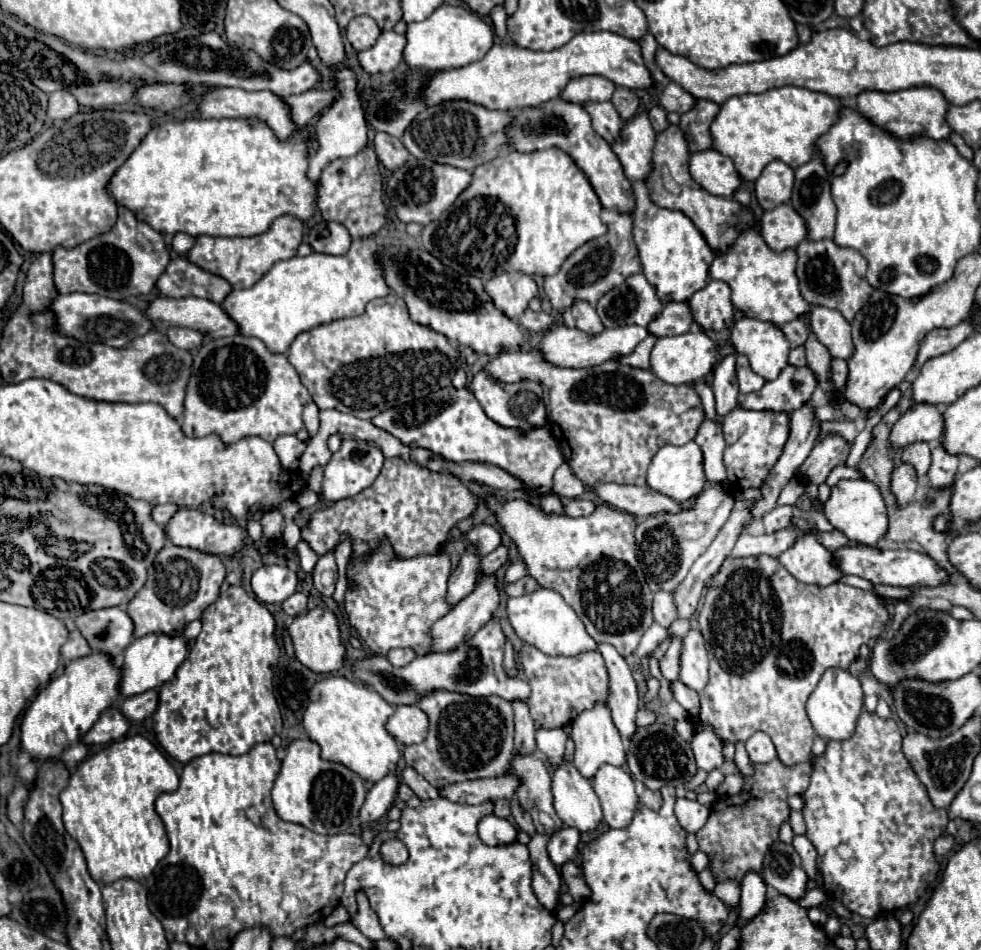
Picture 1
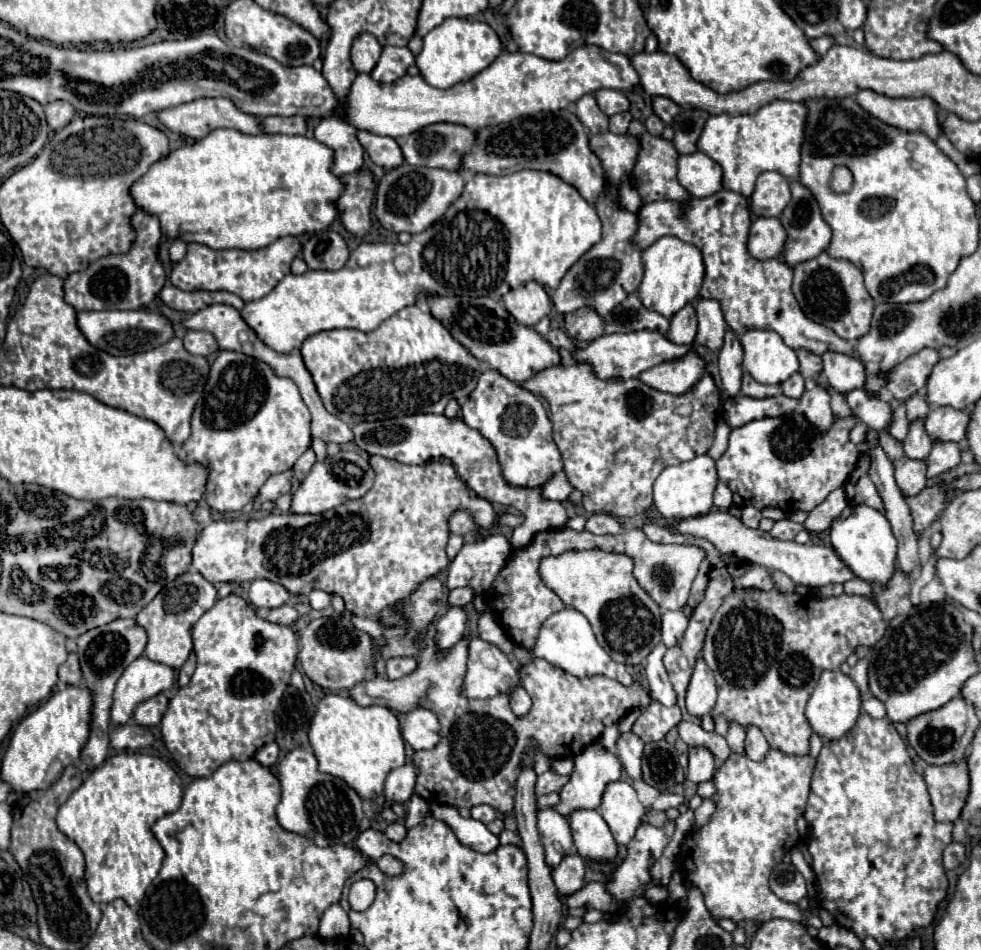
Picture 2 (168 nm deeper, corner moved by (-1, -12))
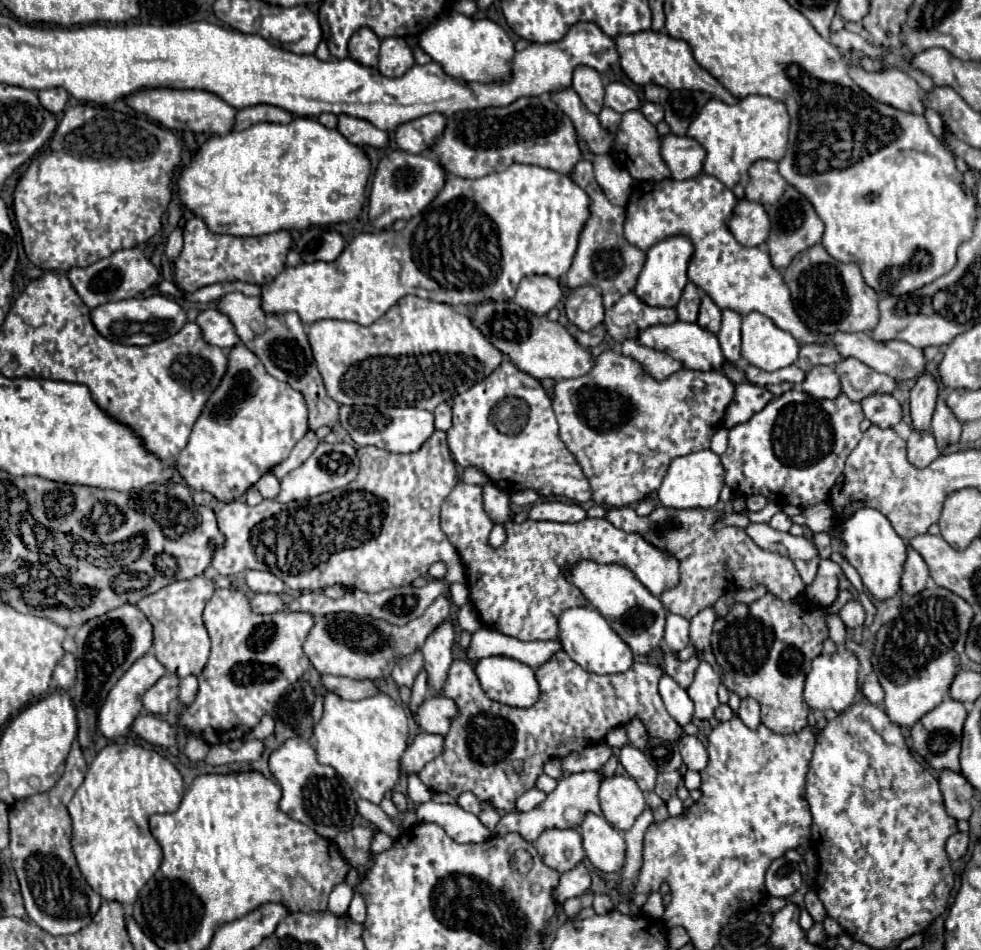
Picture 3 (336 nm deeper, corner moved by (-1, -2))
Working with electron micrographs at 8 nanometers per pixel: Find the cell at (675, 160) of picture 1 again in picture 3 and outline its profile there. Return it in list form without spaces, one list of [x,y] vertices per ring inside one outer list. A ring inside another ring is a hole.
[[[640,110],[626,112],[614,138],[614,152],[626,152],[626,170],[632,178],[660,182],[670,178],[670,170],[660,156],[656,128]]]

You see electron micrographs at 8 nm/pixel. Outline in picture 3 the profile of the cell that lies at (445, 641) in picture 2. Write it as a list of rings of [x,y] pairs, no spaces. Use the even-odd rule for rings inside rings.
[[[442,622],[424,642],[424,670],[428,674],[428,690],[432,694],[442,692],[444,682],[448,678],[448,668],[452,664],[452,644],[454,644],[454,628],[450,622]]]

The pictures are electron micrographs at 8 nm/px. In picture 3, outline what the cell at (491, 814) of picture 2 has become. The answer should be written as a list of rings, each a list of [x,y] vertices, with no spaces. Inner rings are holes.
[[[462,792],[458,798],[456,798],[456,804],[472,814],[478,814],[480,812],[480,800],[472,794],[472,792]]]

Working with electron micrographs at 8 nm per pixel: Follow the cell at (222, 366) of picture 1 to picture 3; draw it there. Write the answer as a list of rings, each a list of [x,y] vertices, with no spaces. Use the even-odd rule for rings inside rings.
[[[234,346],[228,352],[228,370],[220,386],[206,402],[200,418],[196,420],[186,448],[176,460],[176,468],[184,482],[194,490],[214,494],[222,502],[242,498],[246,490],[260,480],[262,474],[272,470],[276,464],[288,458],[294,444],[308,432],[308,408],[300,392],[290,388],[286,382],[272,378],[262,362],[246,346]]]

